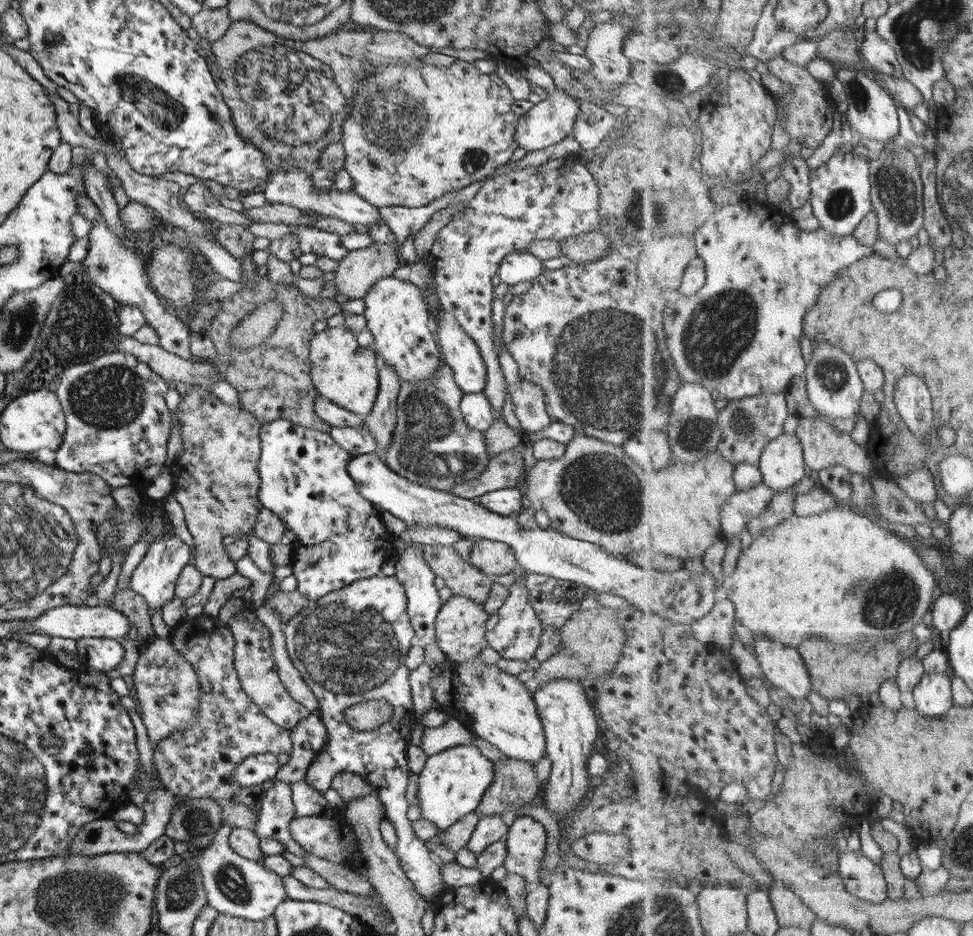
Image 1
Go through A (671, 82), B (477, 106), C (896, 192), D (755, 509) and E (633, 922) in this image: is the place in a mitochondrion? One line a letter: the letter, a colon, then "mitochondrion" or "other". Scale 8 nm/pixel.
A: mitochondrion
B: other
C: mitochondrion
D: other
E: mitochondrion

